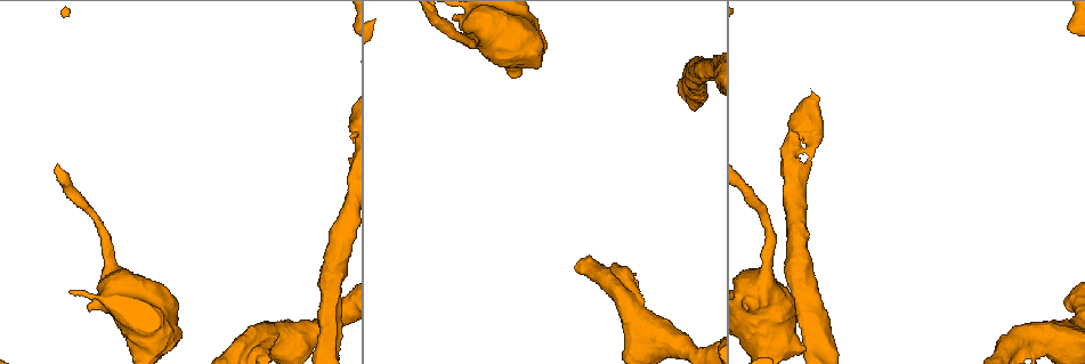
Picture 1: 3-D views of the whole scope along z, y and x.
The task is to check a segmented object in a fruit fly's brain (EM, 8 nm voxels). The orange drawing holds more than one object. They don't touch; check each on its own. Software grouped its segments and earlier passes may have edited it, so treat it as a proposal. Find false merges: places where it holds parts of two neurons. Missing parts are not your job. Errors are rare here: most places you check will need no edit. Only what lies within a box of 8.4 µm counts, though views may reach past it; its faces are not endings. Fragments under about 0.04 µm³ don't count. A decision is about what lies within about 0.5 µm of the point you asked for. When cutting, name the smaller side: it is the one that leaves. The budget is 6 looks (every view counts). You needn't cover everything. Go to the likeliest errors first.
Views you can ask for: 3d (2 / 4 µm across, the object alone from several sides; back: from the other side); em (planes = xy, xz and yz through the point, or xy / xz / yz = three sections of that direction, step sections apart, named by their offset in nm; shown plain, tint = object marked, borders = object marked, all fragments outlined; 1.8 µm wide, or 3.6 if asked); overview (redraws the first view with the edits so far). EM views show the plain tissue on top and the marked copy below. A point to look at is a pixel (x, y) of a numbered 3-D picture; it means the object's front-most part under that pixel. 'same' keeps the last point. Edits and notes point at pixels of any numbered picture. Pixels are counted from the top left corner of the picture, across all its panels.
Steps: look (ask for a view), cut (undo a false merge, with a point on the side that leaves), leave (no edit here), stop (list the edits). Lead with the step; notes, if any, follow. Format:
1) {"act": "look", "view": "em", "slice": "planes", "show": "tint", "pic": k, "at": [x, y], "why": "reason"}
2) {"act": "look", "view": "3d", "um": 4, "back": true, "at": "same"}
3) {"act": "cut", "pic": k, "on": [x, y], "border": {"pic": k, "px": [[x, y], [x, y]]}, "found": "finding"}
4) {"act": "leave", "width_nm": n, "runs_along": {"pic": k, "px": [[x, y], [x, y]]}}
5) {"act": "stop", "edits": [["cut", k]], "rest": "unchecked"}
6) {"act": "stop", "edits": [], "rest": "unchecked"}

{"act": "look", "view": "3d", "um": 2, "pic": 1, "at": [1009, 342], "why": "thick turns thin"}

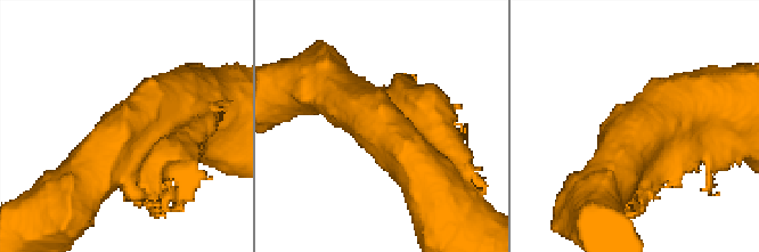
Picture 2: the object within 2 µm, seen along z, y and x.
{"act": "look", "view": "em", "slice": "planes", "show": "tint", "pic": 2, "at": [129, 131]}

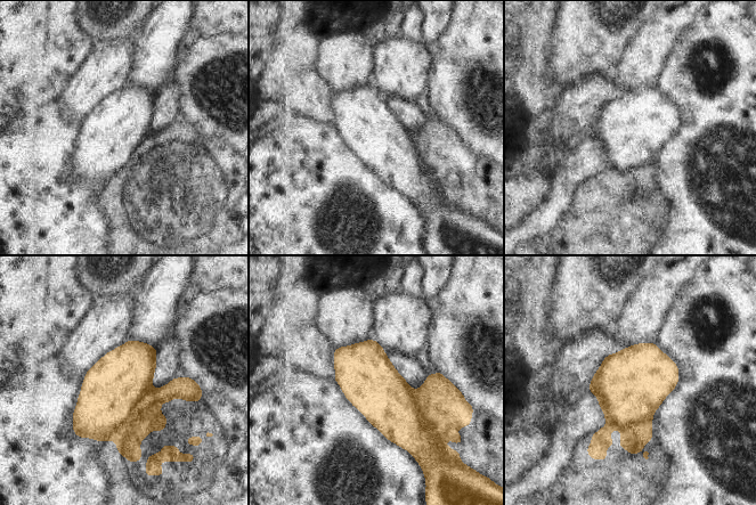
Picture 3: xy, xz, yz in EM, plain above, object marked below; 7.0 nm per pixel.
{"act": "leave", "width_nm": 400, "found": "all the same neuron"}

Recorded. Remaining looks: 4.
{"act": "look", "view": "3d", "um": 4, "pic": 1, "at": [477, 36], "why": "sudden change in width"}

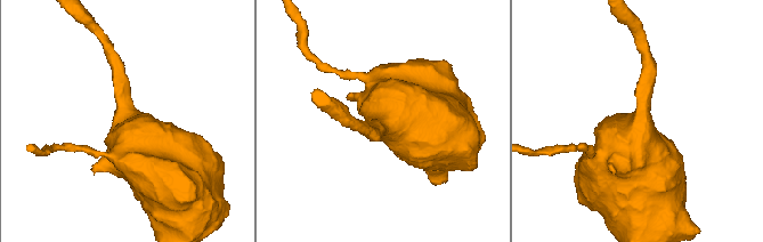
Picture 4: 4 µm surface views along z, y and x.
{"act": "look", "view": "em", "slice": "xy", "step": 16, "show": "tint", "pic": 4, "at": [387, 124]}

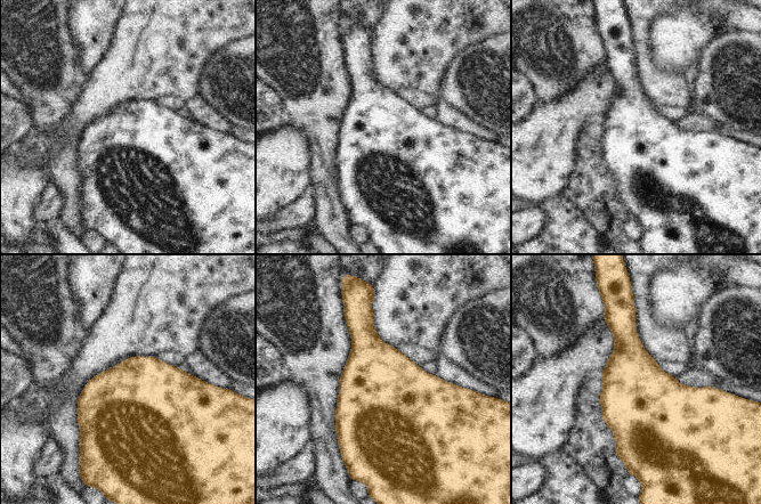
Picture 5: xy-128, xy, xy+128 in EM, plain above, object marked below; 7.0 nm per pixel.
{"act": "leave", "found": "one neuron here"}

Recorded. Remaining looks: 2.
{"act": "look", "view": "em", "um": 3.6, "slice": "xy", "step": 8, "show": "tint", "pic": 1, "at": [673, 342]}

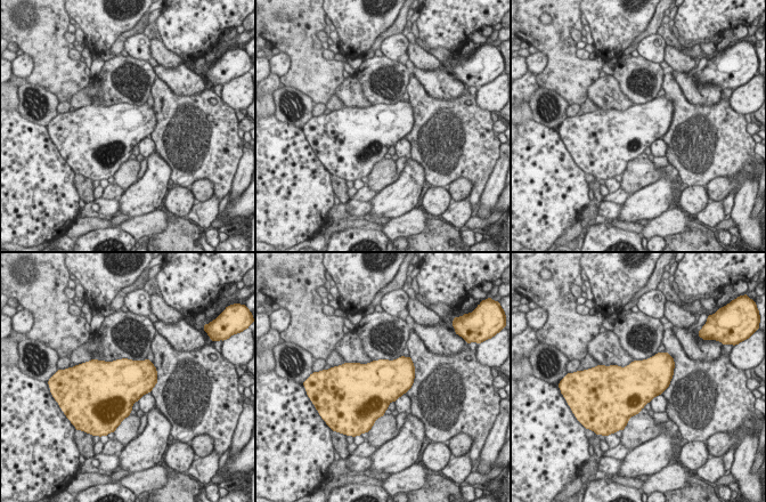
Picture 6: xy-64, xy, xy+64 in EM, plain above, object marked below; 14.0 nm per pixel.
{"act": "leave", "width_nm": 600, "found": "one neuron here"}

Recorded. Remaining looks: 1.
{"act": "stop", "edits": [], "rest": "unchecked"}

